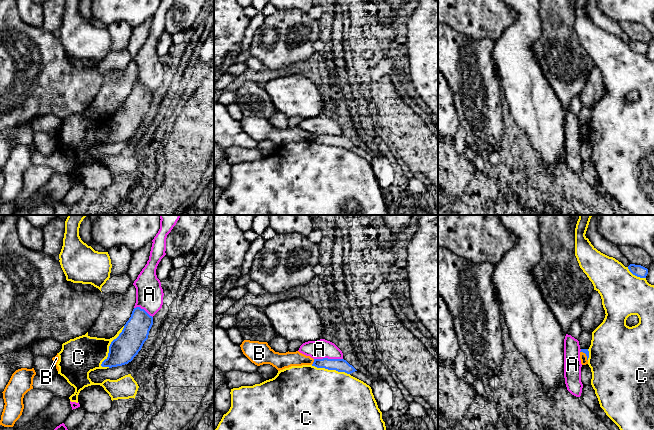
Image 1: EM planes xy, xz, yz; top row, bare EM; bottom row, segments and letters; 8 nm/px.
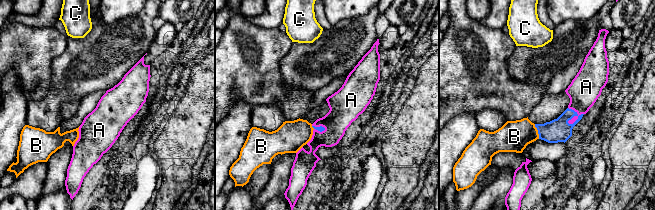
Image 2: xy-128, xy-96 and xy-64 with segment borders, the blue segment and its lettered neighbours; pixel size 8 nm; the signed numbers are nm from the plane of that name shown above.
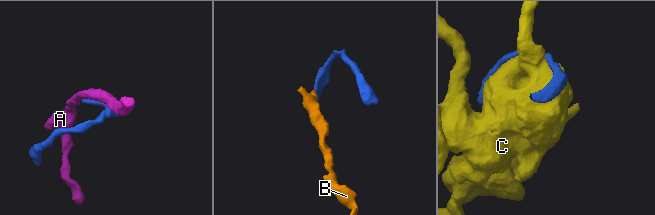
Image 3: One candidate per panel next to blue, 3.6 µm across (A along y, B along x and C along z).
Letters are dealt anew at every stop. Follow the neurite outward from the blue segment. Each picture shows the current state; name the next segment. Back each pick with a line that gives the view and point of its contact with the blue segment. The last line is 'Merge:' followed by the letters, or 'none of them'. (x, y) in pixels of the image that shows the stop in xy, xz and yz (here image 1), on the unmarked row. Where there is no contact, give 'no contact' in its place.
B: contact xz (313, 138)
Merge: B

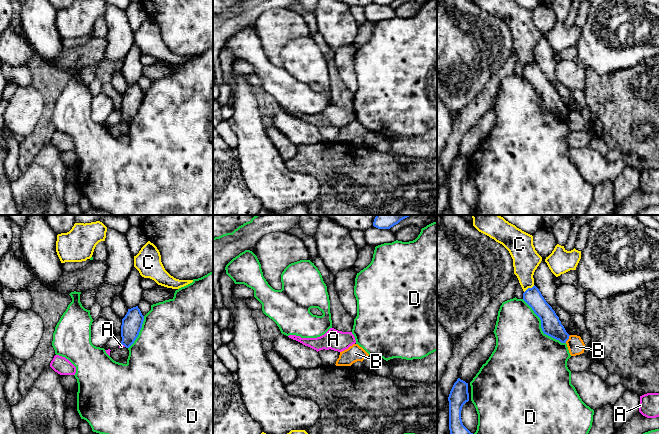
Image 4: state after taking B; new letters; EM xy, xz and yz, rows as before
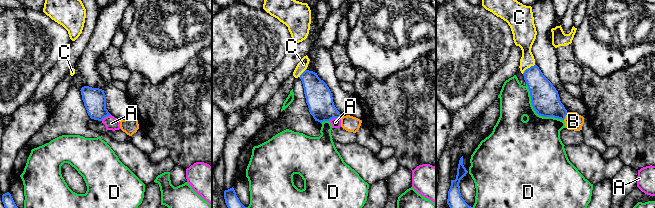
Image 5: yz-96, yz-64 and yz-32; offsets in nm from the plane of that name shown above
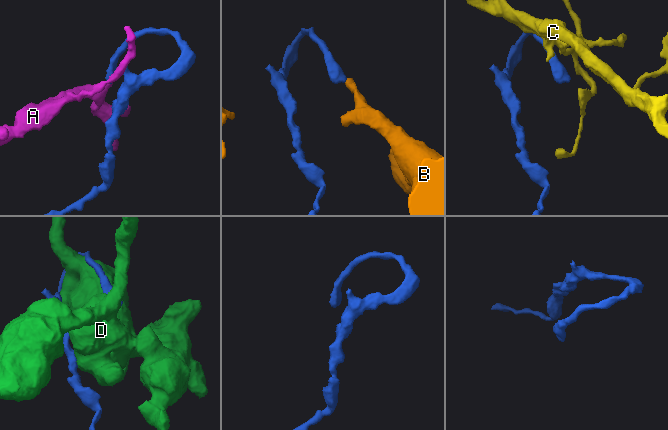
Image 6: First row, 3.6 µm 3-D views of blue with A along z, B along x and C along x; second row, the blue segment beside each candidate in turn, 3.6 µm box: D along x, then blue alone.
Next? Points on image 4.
Merge: none of them

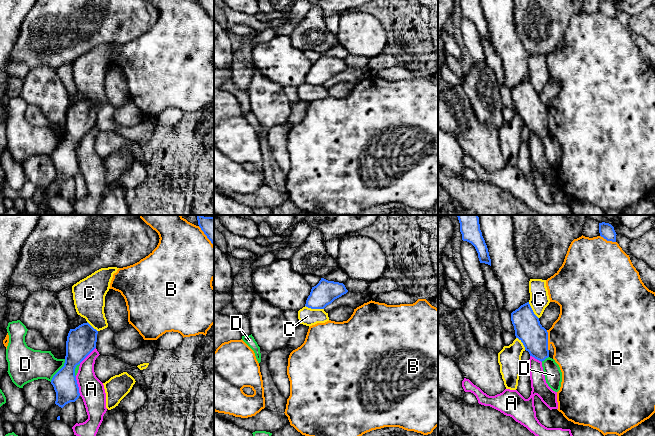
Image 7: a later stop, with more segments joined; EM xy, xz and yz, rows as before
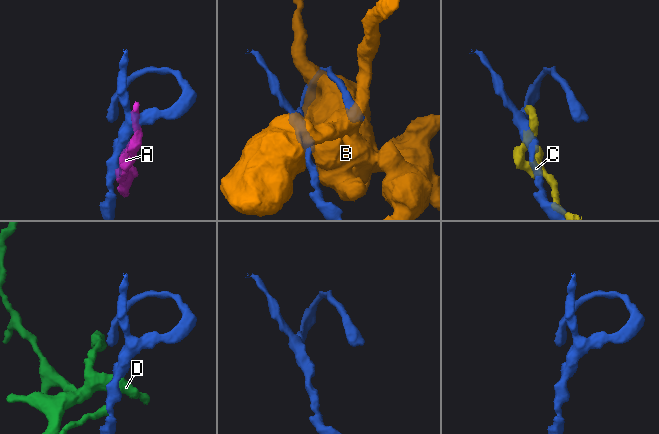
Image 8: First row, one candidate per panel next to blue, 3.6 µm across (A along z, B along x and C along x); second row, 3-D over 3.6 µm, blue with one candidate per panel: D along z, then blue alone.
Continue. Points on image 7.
Merge: none of them

